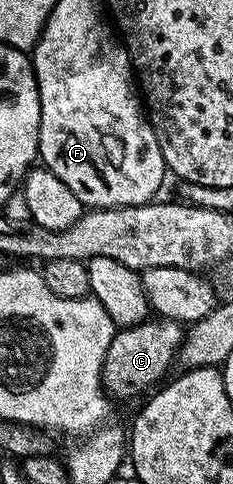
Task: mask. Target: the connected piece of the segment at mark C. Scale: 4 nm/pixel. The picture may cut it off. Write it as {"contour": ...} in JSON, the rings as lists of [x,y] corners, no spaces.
{"contour":[[[146,318],[140,324],[118,327],[111,338],[111,346],[107,346],[107,354],[103,358],[102,387],[107,389],[108,395],[114,401],[129,400],[132,396],[144,397],[170,375],[169,367],[171,369],[174,367],[182,339],[182,325],[175,320]]]}

